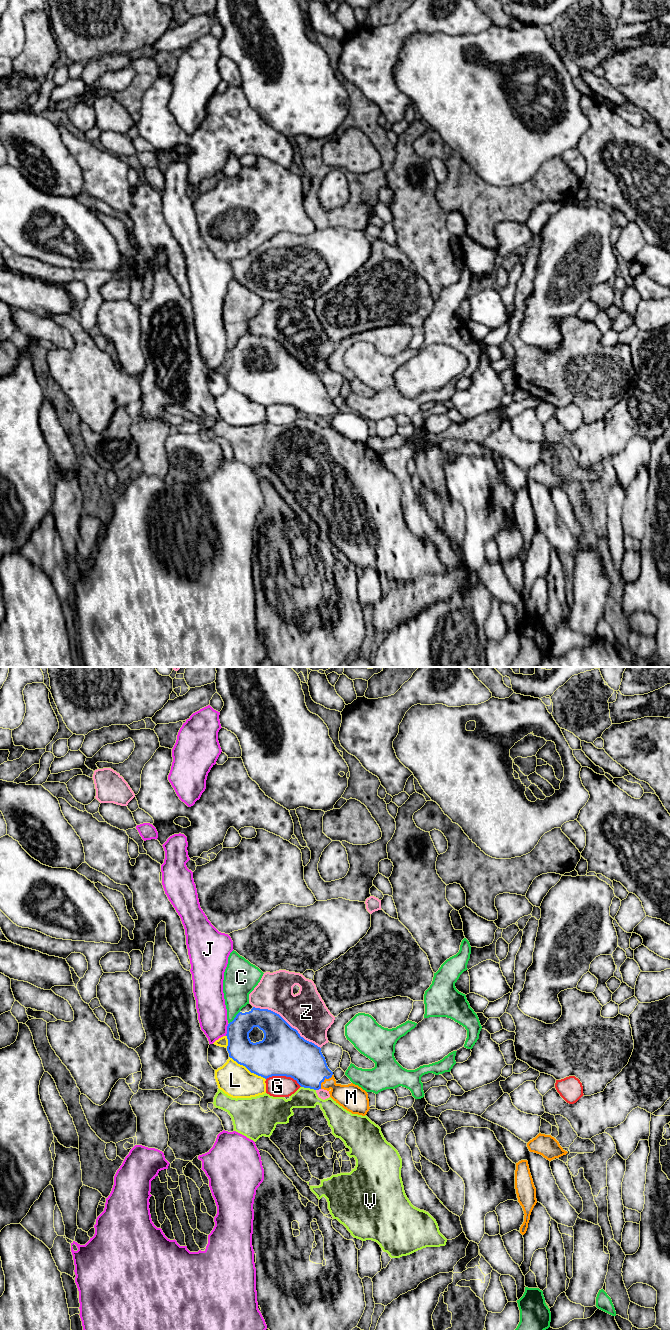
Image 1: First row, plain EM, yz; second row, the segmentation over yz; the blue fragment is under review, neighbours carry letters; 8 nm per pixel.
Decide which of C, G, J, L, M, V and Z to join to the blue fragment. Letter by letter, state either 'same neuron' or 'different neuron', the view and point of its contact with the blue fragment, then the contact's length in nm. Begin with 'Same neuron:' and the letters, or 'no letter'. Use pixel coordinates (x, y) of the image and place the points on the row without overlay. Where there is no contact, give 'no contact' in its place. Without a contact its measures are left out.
Same neuron: M
C: different neuron | yz (235, 345) | 130 nm
G: different neuron | yz (284, 403) | 300 nm
J: different neuron | yz (227, 358) | 100 nm
L: different neuron | yz (247, 396) | 340 nm
M: same neuron | yz (324, 407) | 160 nm
V: different neuron | yz (308, 415) | 120 nm
Z: different neuron | yz (286, 350) | 650 nm

